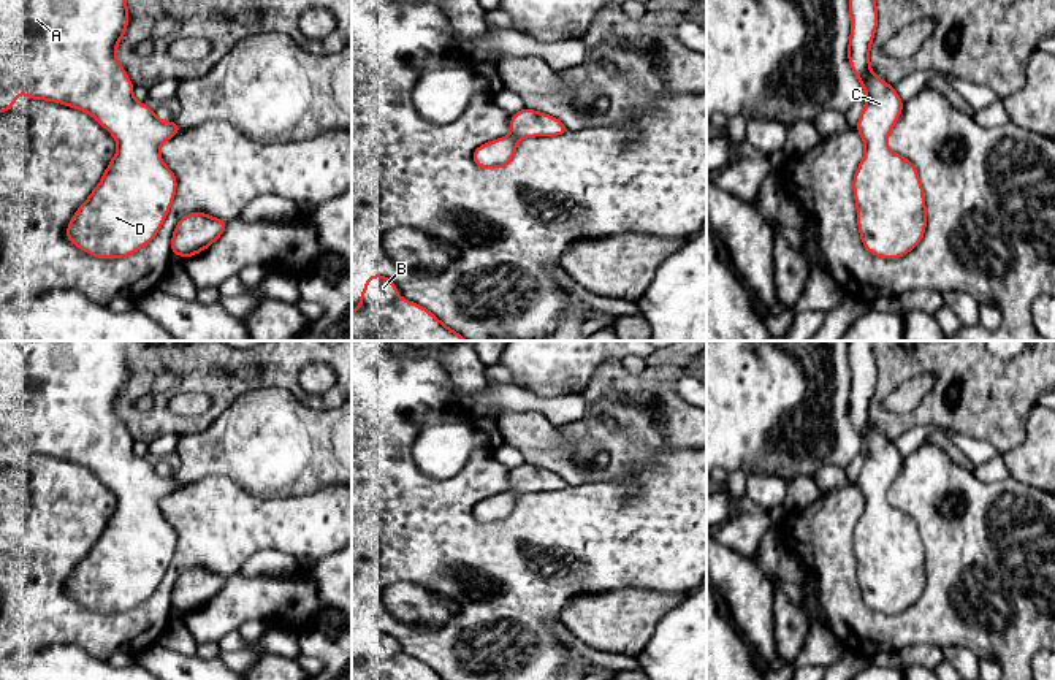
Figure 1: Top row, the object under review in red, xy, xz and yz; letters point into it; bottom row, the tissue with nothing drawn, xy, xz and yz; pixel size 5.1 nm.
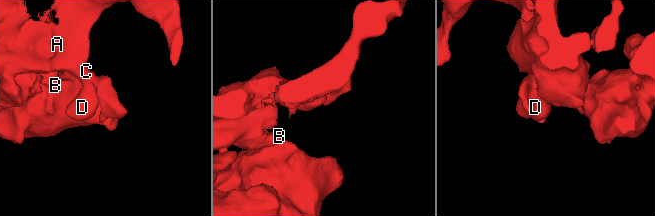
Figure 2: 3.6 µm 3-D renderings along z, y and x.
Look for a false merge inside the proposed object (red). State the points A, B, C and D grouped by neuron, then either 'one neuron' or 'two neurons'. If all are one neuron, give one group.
A B C D; one neuron

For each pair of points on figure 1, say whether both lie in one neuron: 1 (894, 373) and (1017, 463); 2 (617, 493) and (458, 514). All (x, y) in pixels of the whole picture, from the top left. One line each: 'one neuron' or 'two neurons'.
1: two neurons
2: one neuron

